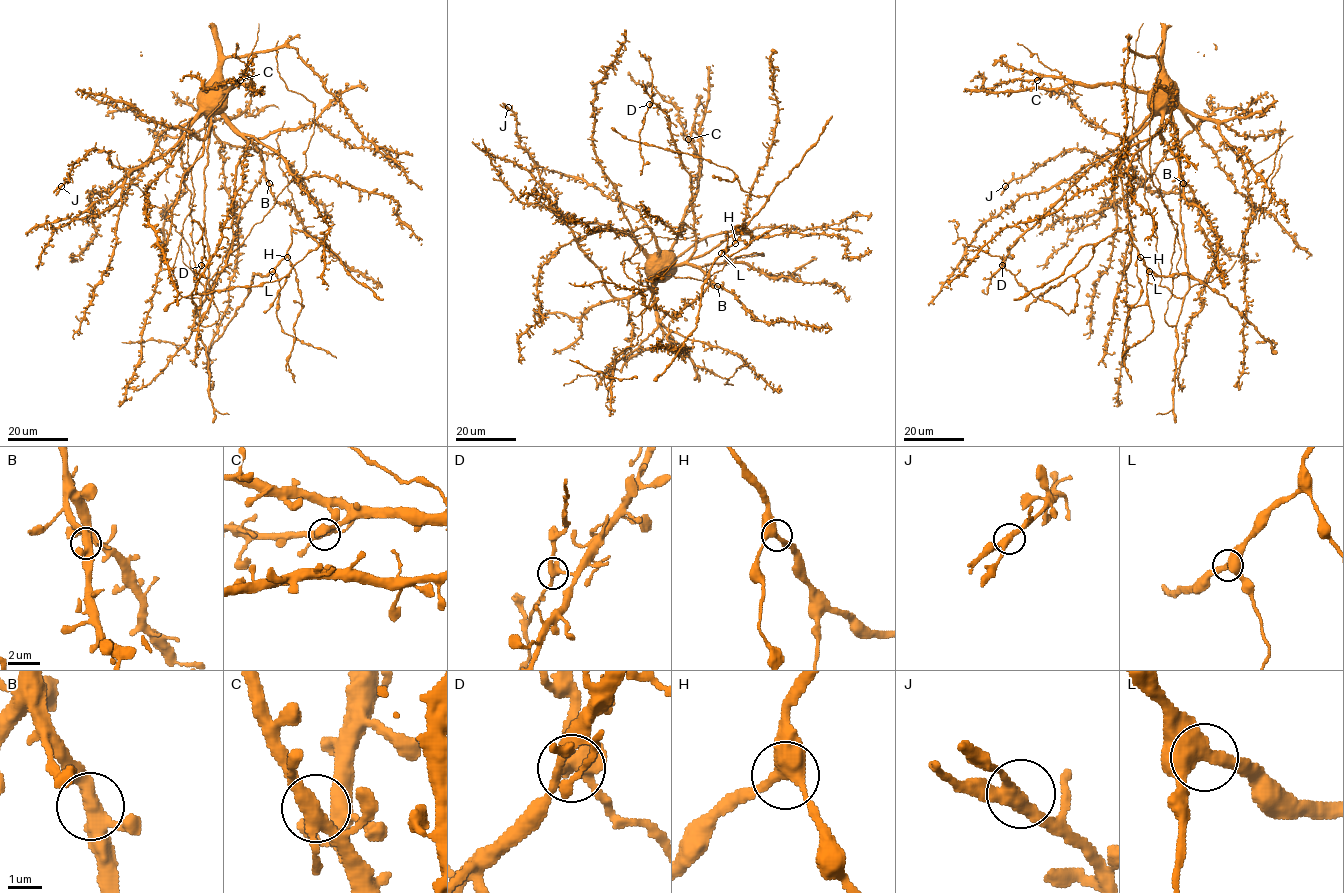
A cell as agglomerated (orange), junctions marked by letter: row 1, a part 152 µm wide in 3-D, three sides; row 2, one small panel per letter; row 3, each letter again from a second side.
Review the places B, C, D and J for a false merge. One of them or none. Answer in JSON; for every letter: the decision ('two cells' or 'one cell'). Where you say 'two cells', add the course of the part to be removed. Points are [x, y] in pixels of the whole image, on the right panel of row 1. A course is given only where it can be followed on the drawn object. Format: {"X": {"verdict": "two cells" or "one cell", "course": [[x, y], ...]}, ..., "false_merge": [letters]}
{"B": {"verdict": "one cell"}, "C": {"verdict": "one cell"}, "D": {"verdict": "two cells"}, "J": {"verdict": "one cell"}, "false_merge": ["D"]}

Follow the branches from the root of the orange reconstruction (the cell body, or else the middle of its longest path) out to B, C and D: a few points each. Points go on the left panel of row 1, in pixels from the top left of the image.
B: (217, 96), (224, 116), (259, 153), (269, 183)
C: (217, 96), (215, 93), (225, 92), (233, 84), (248, 84), (251, 78), (240, 80)
D: (217, 96), (224, 117), (247, 140), (247, 148), (243, 184), (229, 210), (216, 252), (202, 265)

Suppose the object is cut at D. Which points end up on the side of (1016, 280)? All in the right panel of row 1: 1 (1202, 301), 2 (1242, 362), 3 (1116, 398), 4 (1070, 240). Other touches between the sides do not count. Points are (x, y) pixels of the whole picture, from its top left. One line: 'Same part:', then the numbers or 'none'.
Same part: none

